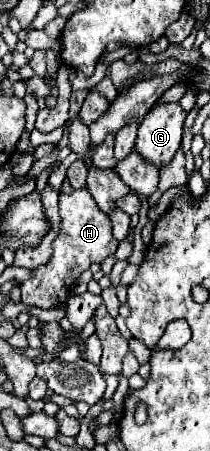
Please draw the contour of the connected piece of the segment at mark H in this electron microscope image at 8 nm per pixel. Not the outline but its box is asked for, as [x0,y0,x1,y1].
[21,187,119,309]

